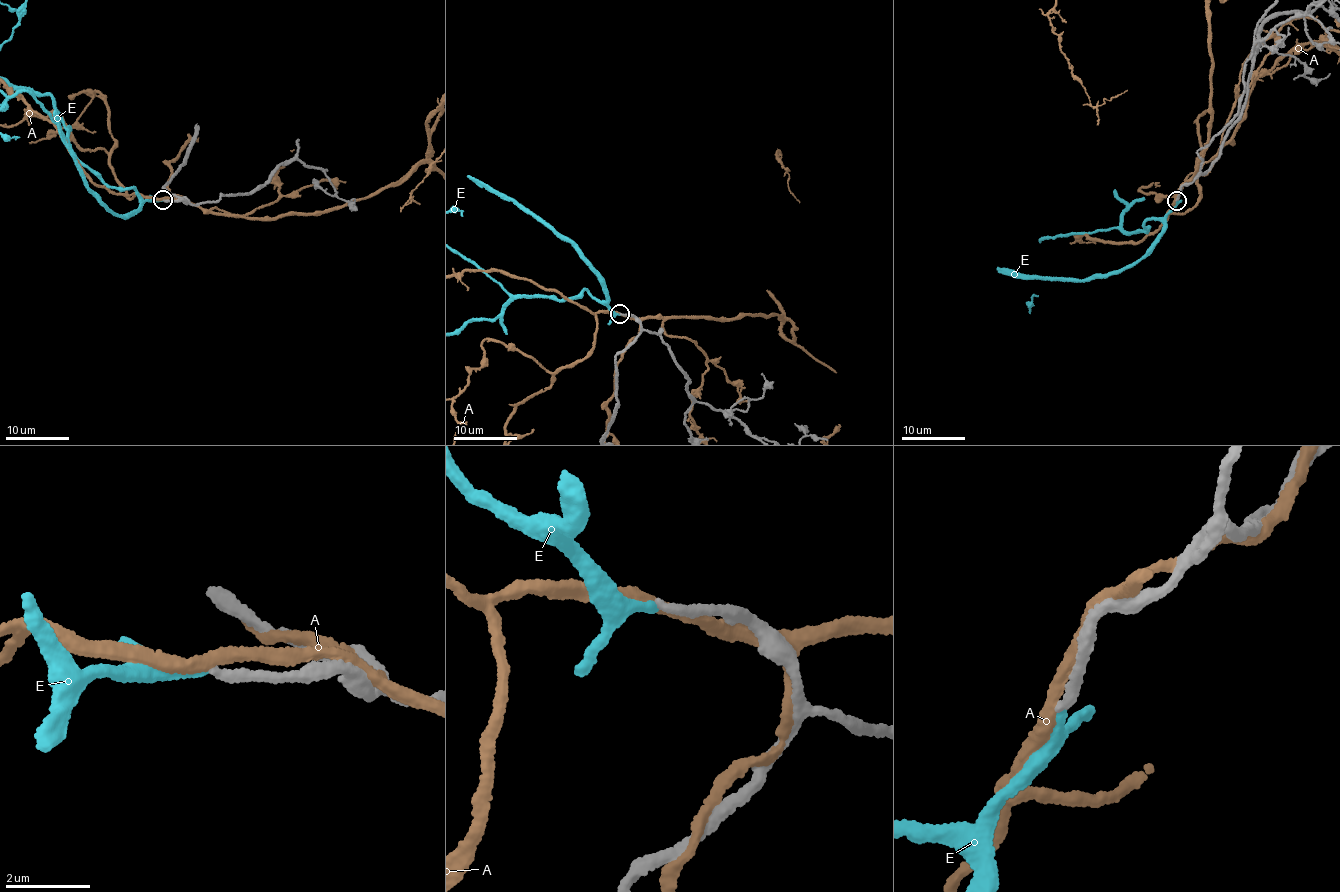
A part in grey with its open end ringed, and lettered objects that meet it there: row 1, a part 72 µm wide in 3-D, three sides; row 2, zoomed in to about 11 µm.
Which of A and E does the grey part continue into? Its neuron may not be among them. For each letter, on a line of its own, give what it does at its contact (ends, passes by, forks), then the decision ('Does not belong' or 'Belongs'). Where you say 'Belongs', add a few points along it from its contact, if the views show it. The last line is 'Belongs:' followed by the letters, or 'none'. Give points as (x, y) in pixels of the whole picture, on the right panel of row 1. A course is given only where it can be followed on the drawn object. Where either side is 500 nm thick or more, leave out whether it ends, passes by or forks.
A: It passes by. Does not belong
E: It ends there. Belongs
Belongs: E

